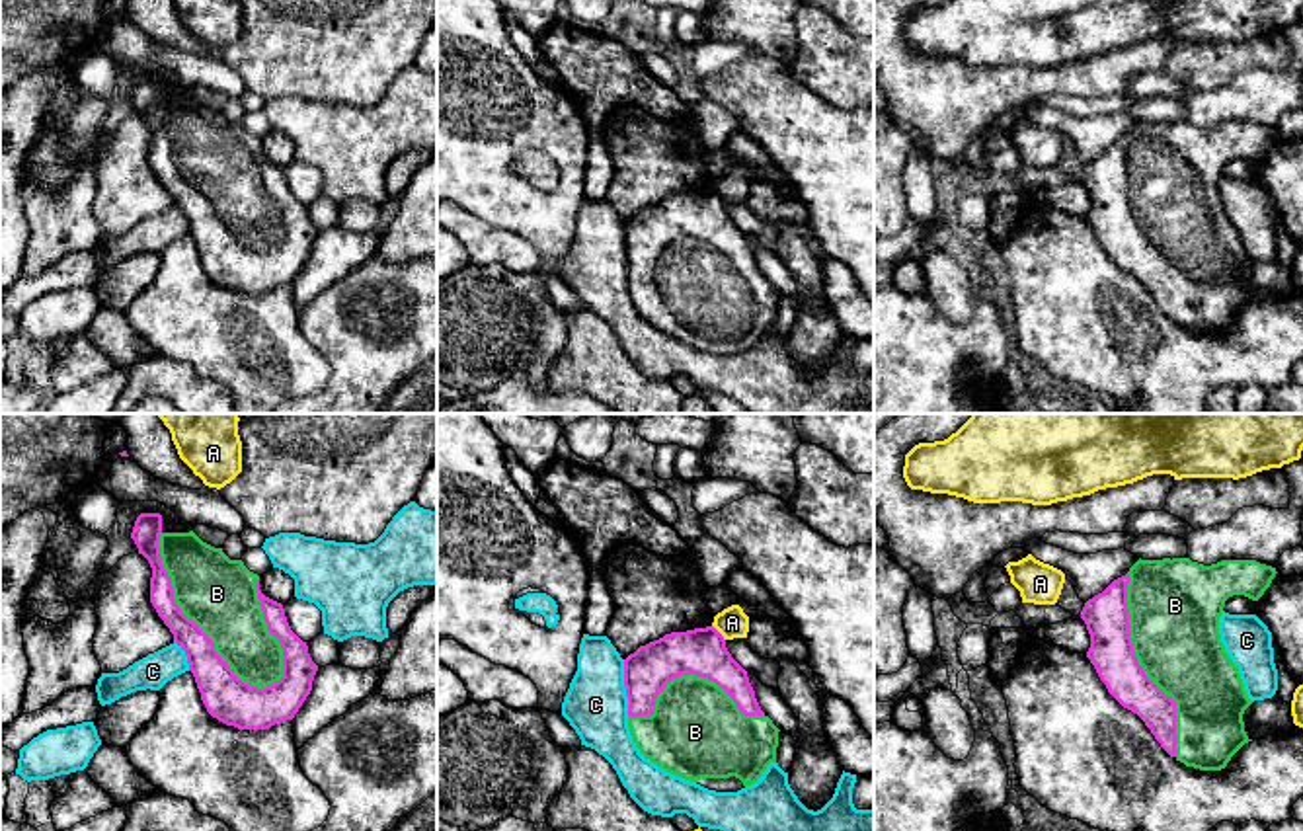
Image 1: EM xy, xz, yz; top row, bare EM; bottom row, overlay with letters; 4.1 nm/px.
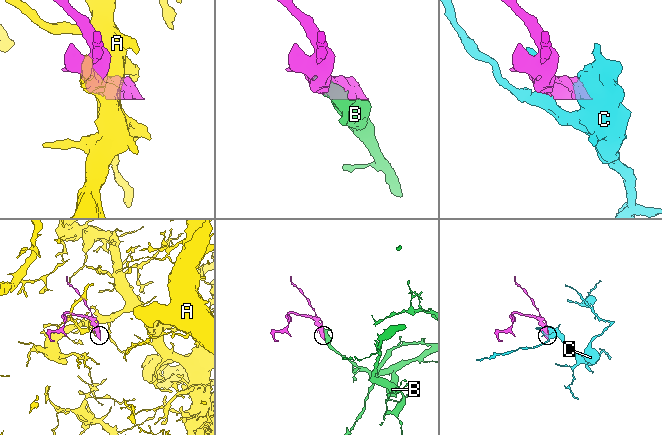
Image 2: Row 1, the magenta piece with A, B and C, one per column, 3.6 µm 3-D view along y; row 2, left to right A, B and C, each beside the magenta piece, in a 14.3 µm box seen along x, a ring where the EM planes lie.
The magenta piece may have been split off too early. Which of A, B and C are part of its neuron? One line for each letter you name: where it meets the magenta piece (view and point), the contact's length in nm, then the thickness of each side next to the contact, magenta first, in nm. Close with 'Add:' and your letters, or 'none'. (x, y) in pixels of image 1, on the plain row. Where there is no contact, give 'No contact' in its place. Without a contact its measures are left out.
B: Touches magenta at xy (196, 188). Shared border 800 nm. Thickness 160 nm (magenta) against 300 nm
Add: B

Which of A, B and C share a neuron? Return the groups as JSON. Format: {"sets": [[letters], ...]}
{"sets": [["A"], ["B"], ["C"]]}

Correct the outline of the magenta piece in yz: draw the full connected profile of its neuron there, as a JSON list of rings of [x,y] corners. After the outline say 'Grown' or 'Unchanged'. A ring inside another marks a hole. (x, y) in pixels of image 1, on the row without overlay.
[[[1139,121],[1081,174],[1090,197],[1086,220],[1108,256],[1137,277],[1161,310],[1186,330],[1221,334],[1252,304],[1243,285],[1252,263],[1239,230],[1225,215],[1219,181],[1229,160],[1258,164],[1276,137],[1276,131],[1256,123],[1204,129],[1190,121]]]. Grown

